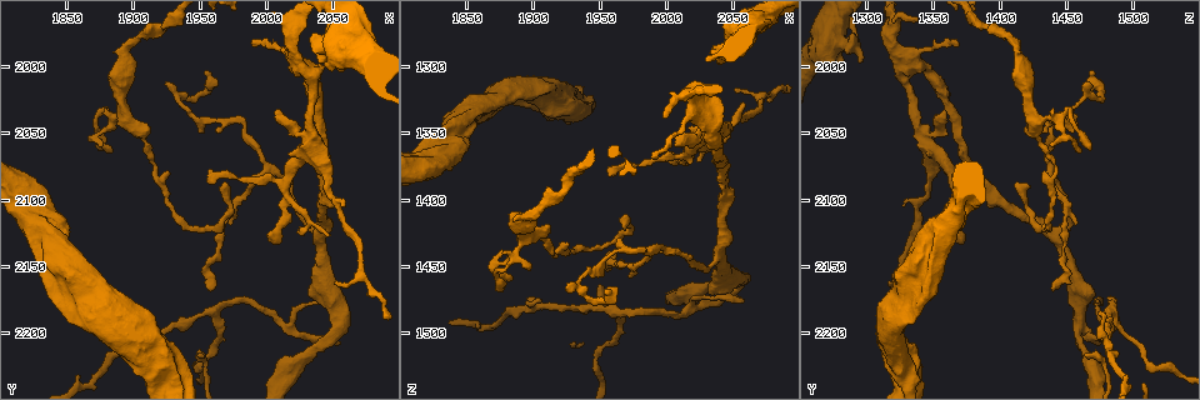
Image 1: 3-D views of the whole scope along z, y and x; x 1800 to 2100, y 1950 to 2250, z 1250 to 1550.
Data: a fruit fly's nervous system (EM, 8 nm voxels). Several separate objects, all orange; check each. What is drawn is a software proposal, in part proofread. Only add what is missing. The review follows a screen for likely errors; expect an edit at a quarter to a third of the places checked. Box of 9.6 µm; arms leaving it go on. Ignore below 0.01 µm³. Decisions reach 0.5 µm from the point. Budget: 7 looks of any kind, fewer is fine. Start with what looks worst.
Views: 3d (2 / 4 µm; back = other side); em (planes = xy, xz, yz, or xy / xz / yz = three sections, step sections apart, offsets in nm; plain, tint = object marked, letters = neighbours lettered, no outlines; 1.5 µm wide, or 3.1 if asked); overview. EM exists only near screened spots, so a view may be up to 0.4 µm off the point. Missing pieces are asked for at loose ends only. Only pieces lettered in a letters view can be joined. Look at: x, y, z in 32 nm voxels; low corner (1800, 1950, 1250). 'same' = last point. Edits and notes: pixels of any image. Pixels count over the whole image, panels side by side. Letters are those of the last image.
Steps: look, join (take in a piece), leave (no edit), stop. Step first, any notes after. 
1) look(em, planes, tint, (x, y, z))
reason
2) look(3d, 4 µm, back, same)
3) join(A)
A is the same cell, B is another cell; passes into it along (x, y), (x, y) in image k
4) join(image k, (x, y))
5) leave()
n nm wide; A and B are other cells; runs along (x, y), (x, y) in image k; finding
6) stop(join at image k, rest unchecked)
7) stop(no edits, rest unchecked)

look(3d, 4 µm, (1960, 2168, 1440))
an open end

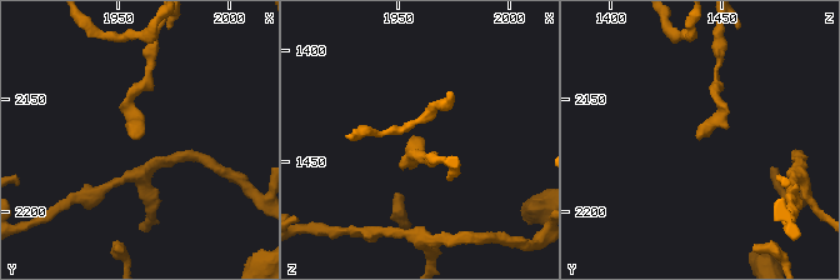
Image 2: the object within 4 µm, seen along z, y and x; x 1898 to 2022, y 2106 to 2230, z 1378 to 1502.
look(em, planes, letters, (1960, 2166, 1438))

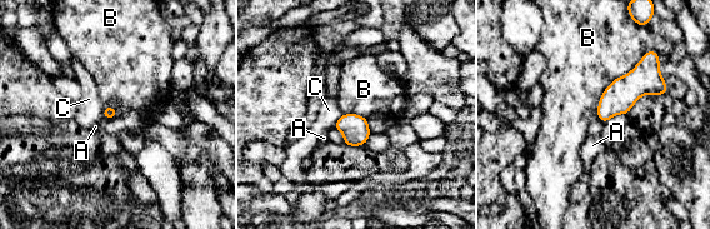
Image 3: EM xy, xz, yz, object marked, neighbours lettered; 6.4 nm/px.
leave()
A, B and C are other cells; border along (659, 53), (605, 89), (596, 118) in image 3; none of them fits

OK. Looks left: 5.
look(3d, 2 µm, (2046, 2126, 1354))
thin end

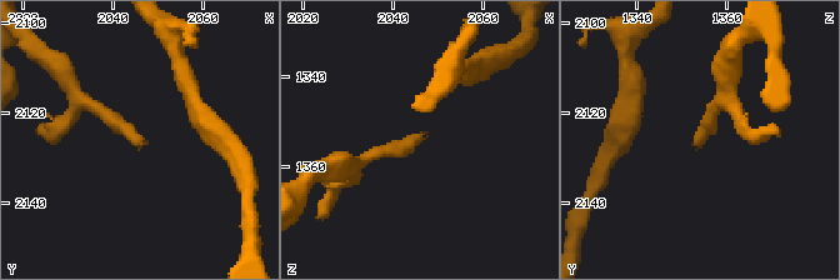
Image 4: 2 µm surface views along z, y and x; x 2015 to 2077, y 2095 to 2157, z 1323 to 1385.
look(em, xy, step 8, letters, (2046, 2126, 1353))

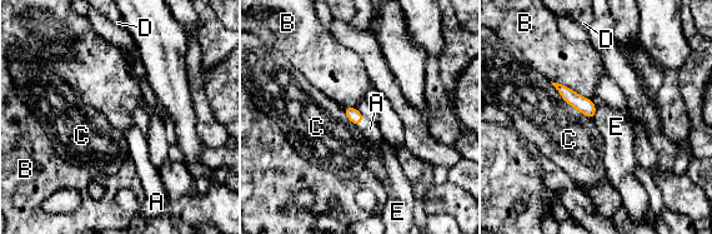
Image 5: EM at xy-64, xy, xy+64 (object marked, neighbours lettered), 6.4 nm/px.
look(em, planes, letters, same)

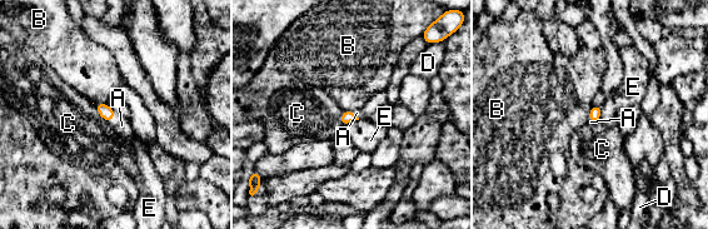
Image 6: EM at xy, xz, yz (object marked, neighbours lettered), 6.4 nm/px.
join(A)
A is the same cell, B, C, D and E are other cells; the neuron continues

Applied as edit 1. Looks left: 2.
stop(join at image 6, rest unchecked)

